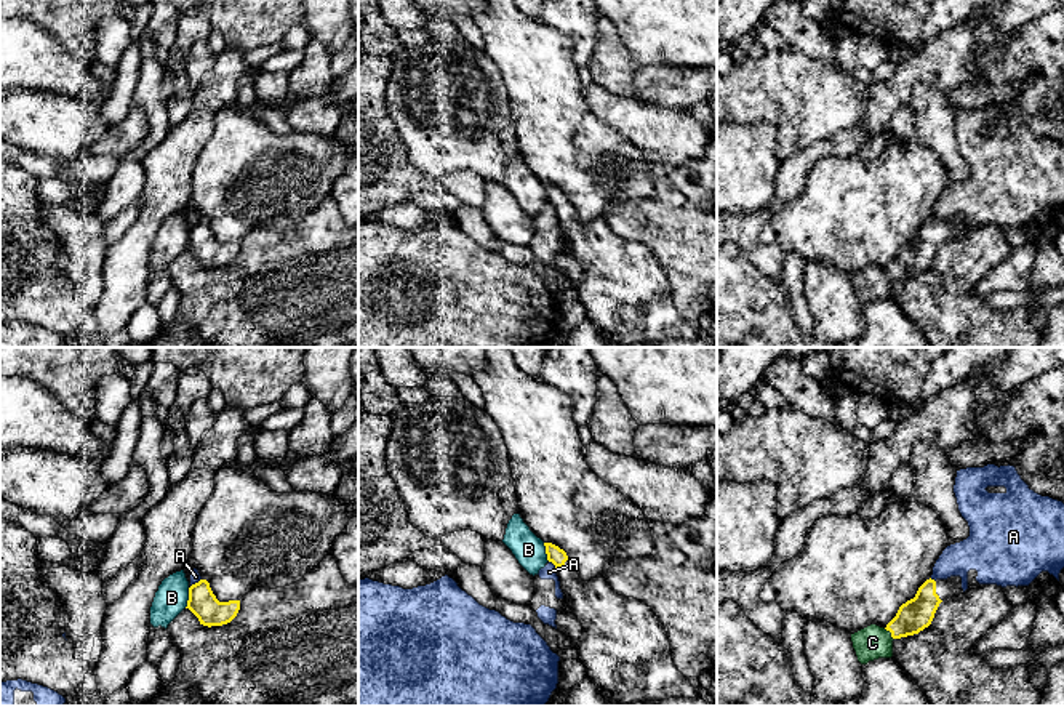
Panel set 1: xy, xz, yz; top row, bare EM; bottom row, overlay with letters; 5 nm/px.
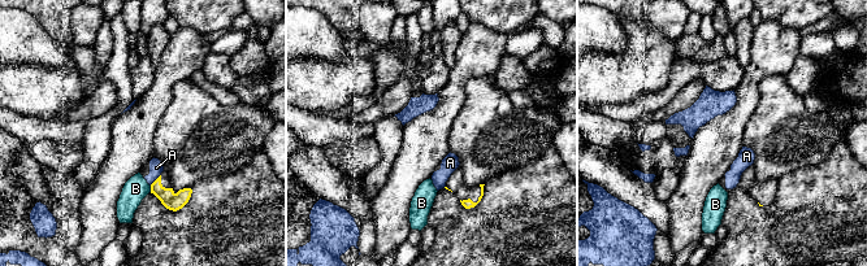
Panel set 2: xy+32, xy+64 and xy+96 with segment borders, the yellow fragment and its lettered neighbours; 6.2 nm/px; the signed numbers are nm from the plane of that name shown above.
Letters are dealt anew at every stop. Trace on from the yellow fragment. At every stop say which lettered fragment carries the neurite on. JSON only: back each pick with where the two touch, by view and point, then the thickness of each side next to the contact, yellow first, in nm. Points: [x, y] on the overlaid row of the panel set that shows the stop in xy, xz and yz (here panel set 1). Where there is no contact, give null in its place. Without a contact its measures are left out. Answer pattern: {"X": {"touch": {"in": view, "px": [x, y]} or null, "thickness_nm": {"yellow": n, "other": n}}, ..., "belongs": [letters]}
{"C": {"touch": {"in": "yz", "px": [890, 631]}, "thickness_nm": {"yellow": 160, "other": 170}}, "belongs": ["C"]}

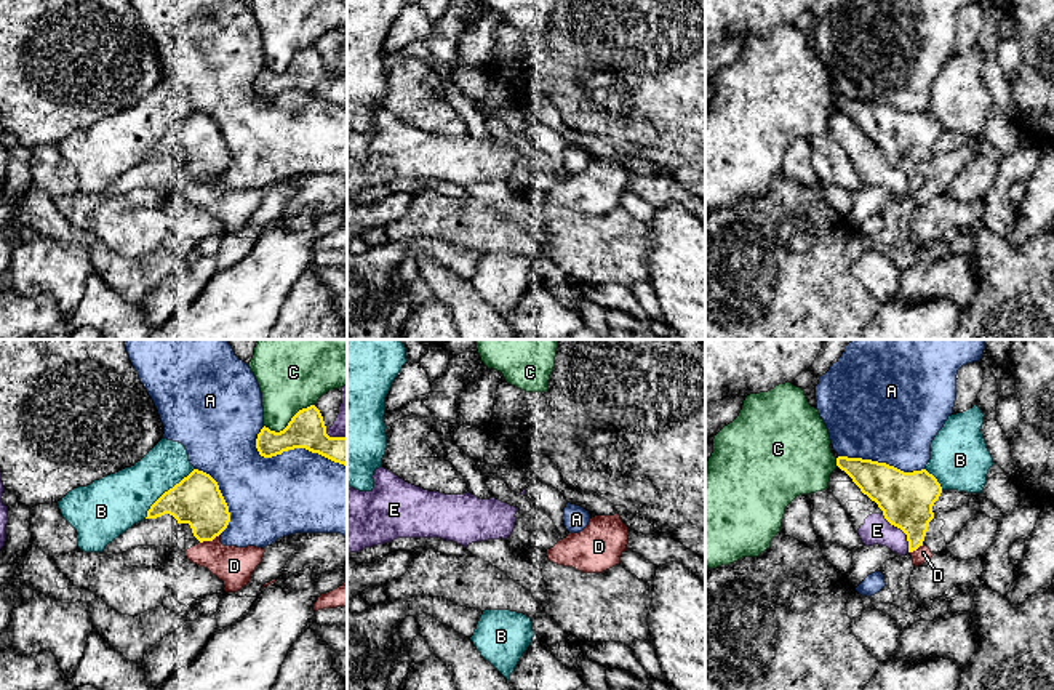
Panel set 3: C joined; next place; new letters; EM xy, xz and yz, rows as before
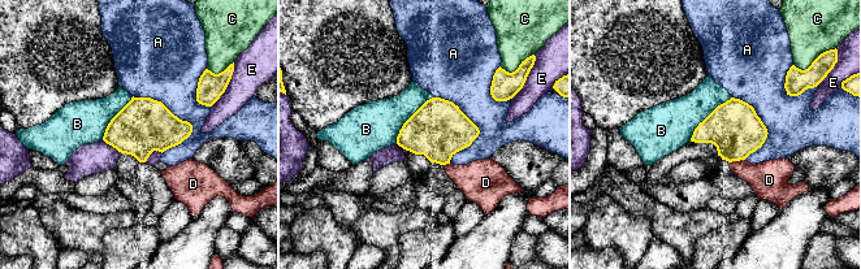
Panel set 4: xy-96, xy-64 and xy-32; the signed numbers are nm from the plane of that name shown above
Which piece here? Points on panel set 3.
{"belongs": []}

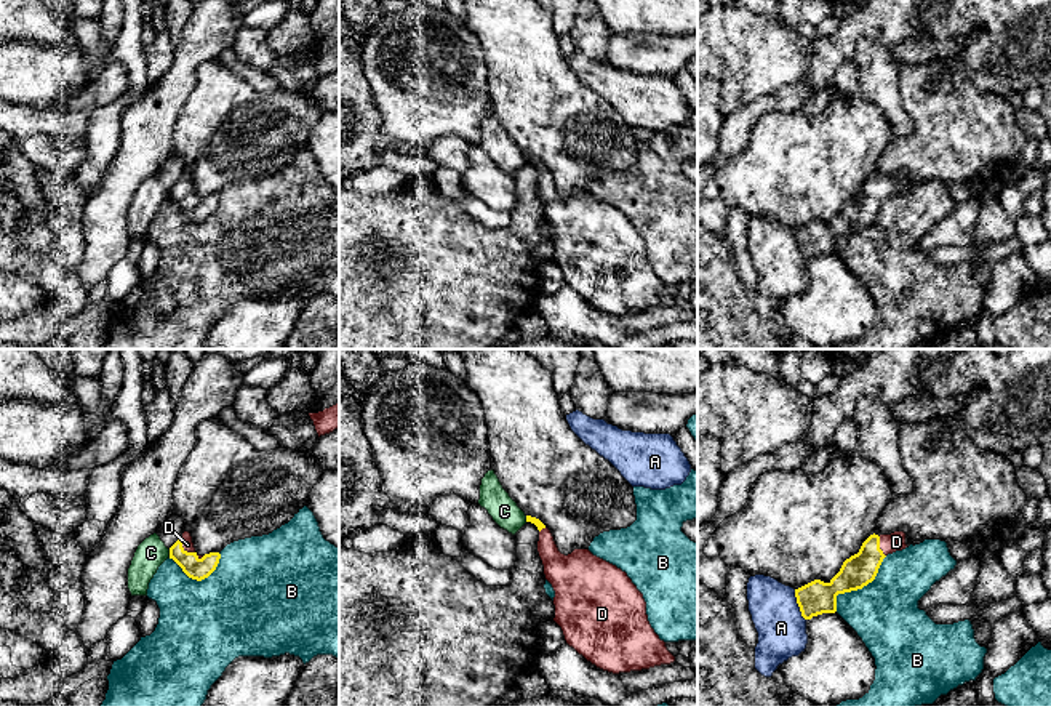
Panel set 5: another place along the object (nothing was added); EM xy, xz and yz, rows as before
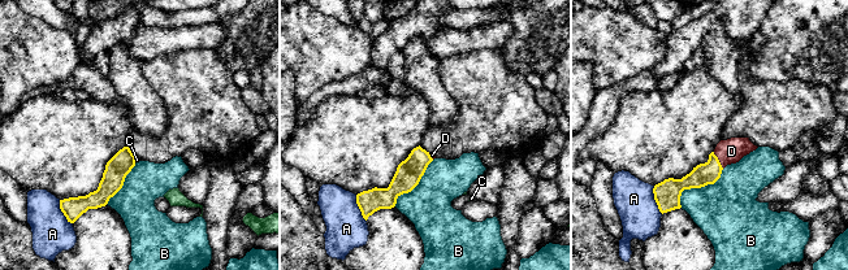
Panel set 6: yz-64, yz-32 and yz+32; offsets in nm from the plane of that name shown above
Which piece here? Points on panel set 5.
{"D": {"touch": {"in": "xy", "px": [189, 553]}, "thickness_nm": {"yellow": 110, "other": 60}}, "belongs": ["D"]}

